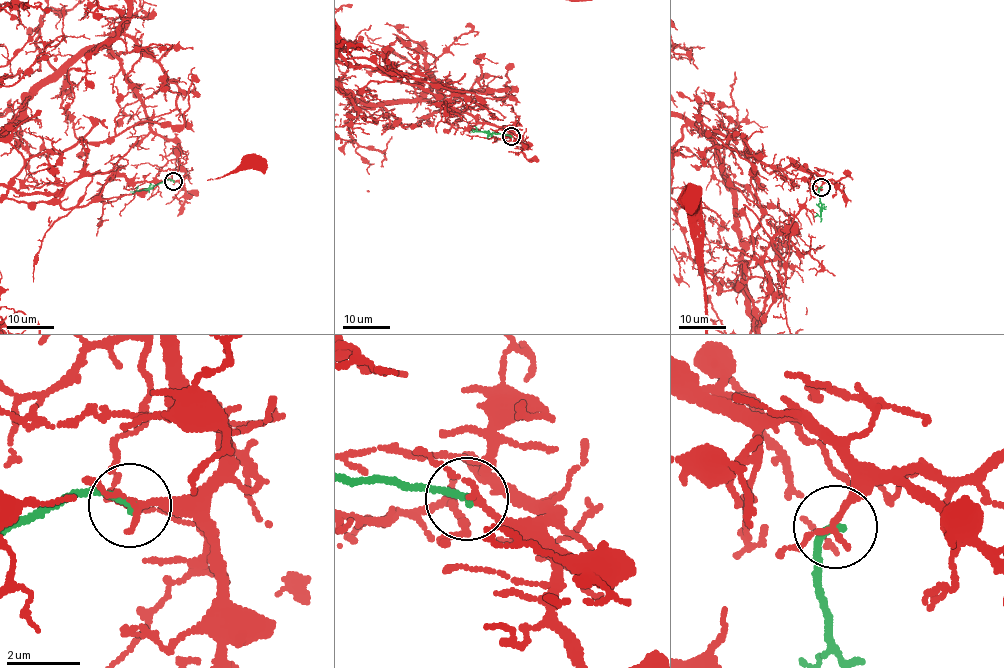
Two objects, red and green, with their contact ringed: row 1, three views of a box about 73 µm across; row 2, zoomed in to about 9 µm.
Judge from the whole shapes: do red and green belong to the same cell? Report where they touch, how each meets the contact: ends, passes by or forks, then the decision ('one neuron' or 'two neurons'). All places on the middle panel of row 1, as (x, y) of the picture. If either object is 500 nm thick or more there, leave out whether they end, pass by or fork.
(511, 136) | red passes by | green ends | one neuron

